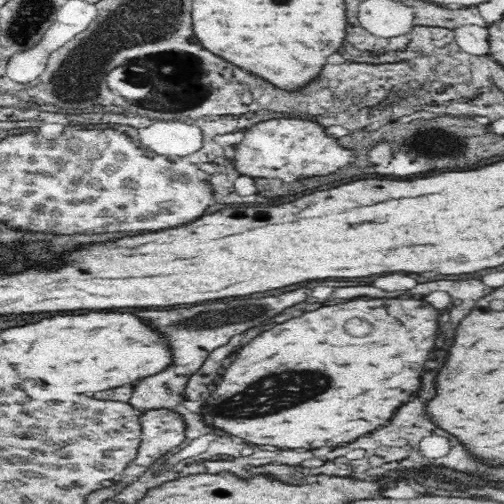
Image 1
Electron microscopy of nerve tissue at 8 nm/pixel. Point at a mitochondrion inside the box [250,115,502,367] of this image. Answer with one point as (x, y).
(451, 145)

